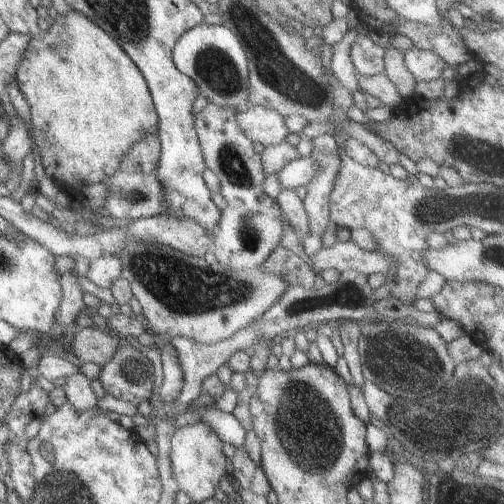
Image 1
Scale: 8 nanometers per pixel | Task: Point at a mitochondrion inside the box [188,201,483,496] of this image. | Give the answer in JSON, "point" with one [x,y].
{"point":[311,431]}

